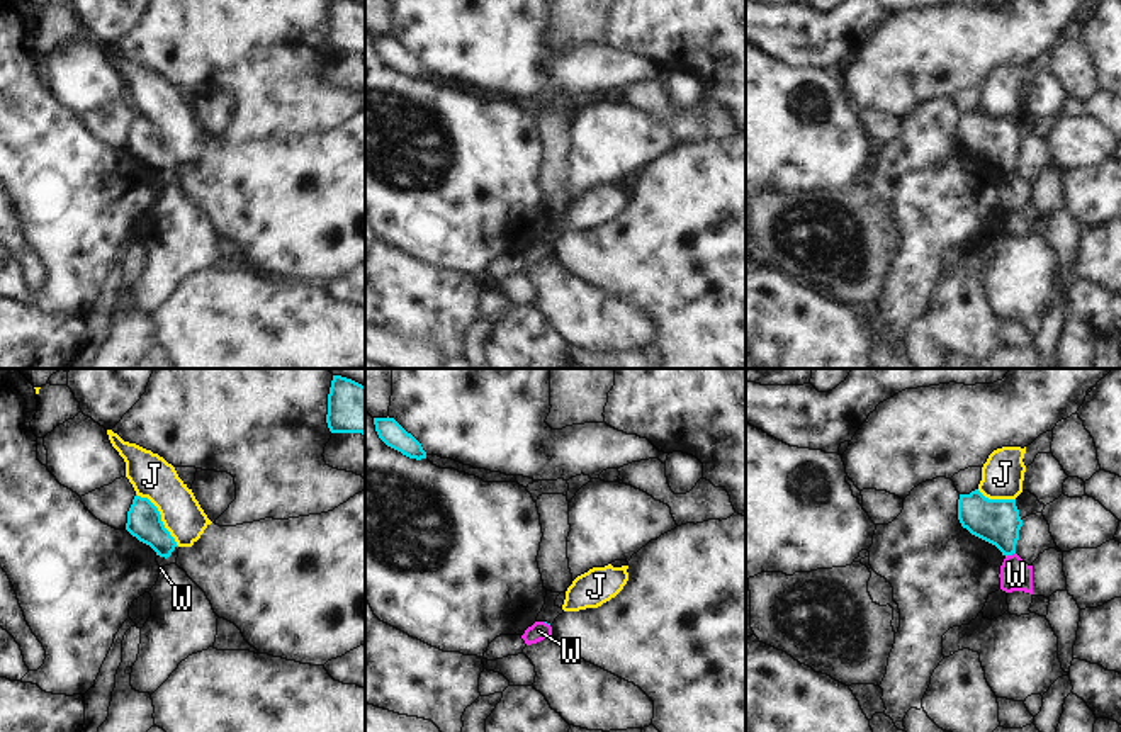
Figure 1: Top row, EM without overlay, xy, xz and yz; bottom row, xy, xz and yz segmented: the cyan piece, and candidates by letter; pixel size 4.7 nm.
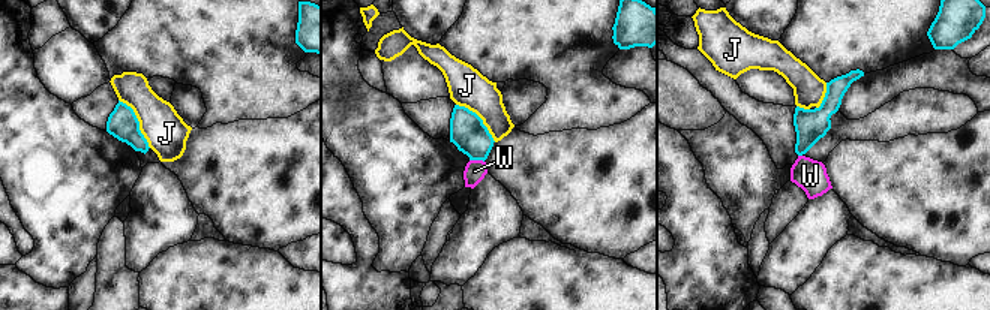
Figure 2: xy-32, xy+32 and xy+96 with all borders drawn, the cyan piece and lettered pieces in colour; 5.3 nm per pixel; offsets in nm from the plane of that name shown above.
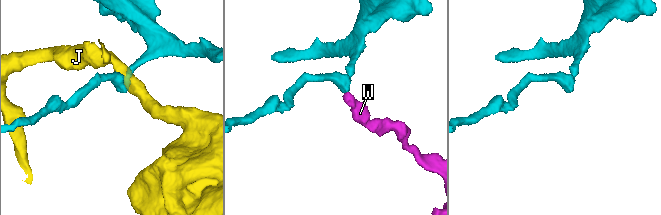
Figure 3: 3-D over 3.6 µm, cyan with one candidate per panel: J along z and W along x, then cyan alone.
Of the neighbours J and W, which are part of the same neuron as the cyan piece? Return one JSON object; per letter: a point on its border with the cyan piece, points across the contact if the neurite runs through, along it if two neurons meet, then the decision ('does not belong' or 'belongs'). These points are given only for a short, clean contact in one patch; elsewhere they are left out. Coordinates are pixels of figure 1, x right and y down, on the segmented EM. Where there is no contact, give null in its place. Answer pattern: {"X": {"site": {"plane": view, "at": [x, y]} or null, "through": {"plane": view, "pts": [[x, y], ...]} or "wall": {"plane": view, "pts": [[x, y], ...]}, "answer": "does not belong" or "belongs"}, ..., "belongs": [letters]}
{"J": {"site": {"plane": "xy", "at": [160, 517]}, "wall": {"plane": "xy", "pts": [[136, 493], [157, 508], [163, 527], [179, 546]]}, "answer": "does not belong"}, "W": {"site": {"plane": "yz", "at": [1009, 554]}, "wall": {"plane": "yz", "pts": [[1014, 552], [1006, 557]]}, "answer": "does not belong"}, "belongs": []}

